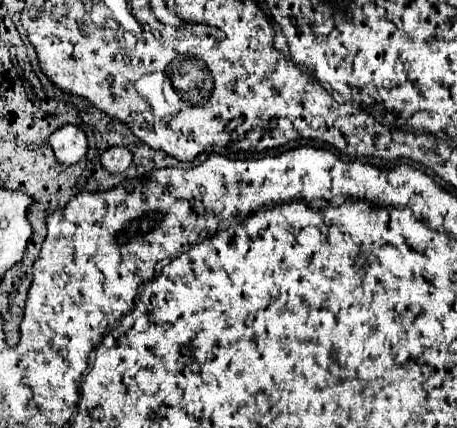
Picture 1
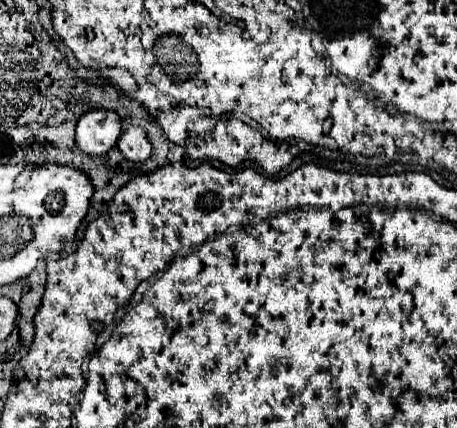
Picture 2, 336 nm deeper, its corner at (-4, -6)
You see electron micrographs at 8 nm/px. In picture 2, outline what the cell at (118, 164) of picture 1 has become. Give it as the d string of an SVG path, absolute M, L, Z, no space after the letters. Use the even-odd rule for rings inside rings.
M131 126L125 134L121 134L117 146L123 158L133 164L141 164L151 156L151 144L139 126Z

